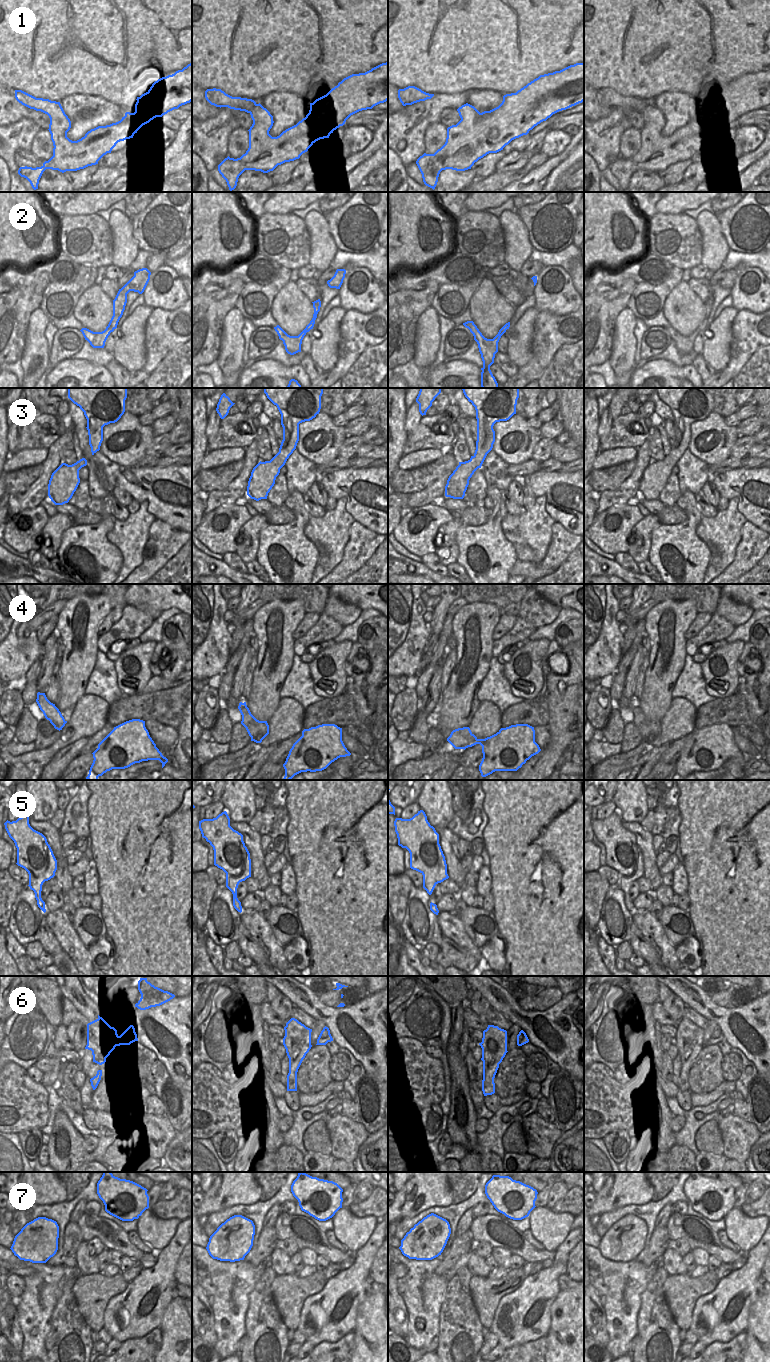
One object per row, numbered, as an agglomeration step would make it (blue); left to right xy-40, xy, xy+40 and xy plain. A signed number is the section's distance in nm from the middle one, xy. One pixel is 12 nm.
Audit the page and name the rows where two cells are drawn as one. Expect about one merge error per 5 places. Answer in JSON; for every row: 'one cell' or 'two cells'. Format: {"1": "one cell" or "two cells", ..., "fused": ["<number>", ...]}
{"1": "one cell", "2": "one cell", "3": "one cell", "4": "one cell", "5": "one cell", "6": "two cells", "7": "one cell", "fused": ["6"]}

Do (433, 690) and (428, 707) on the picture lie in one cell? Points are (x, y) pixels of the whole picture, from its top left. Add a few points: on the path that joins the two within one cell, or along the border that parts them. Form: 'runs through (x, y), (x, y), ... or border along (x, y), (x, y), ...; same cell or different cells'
runs through (433, 694), (430, 703); same cell

